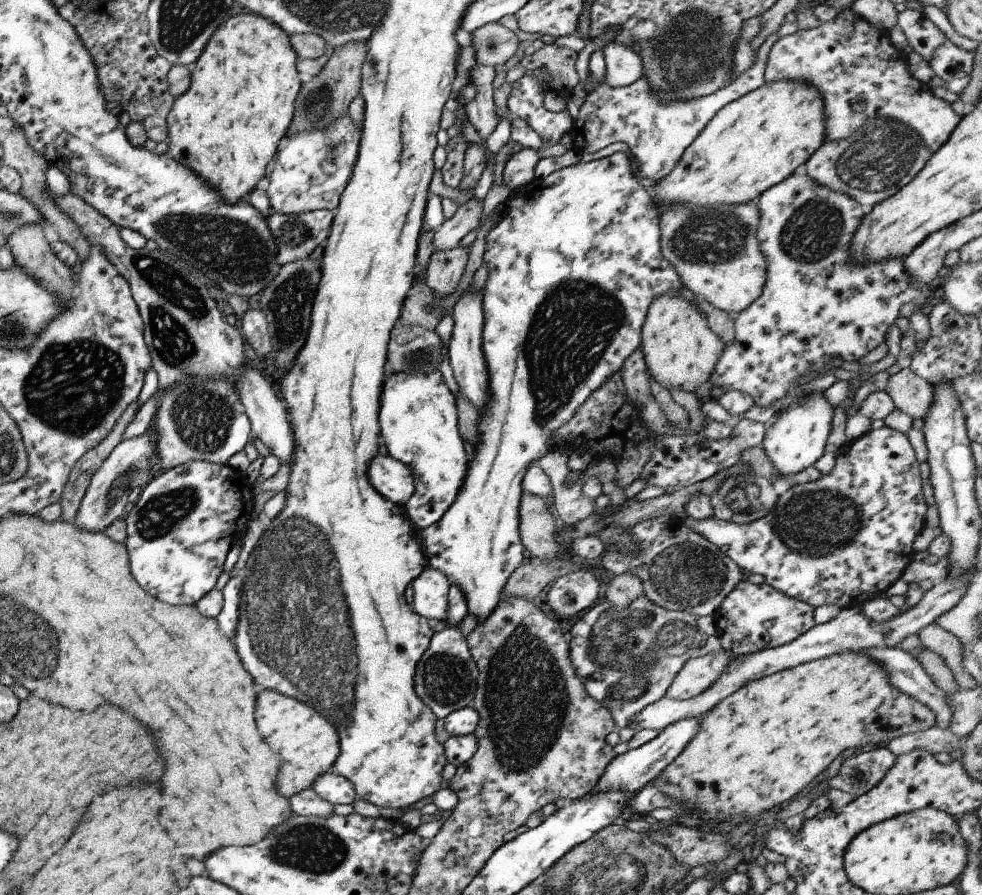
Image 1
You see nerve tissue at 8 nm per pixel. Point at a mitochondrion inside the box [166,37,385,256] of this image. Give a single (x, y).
(318, 104)

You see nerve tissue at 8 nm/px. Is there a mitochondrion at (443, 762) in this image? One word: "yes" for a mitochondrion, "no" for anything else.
no

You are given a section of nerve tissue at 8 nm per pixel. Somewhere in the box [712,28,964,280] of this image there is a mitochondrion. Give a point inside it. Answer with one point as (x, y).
(882, 156)

